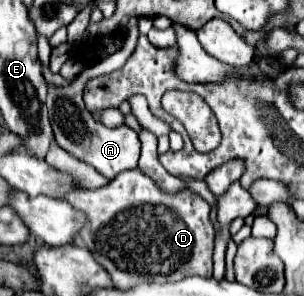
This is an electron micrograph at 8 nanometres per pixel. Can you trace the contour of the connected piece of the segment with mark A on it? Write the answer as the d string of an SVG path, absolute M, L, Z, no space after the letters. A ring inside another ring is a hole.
M83 71L67 87L49 85L49 93L47 93L49 119L53 125L53 133L55 133L57 143L65 151L73 153L77 159L93 165L103 177L107 177L111 181L121 171L137 169L141 141L133 129L129 129L129 127L109 129L101 121L97 121L93 115L89 115L89 111L85 109L85 103L83 103L83 87L89 77L91 77L89 71Z

